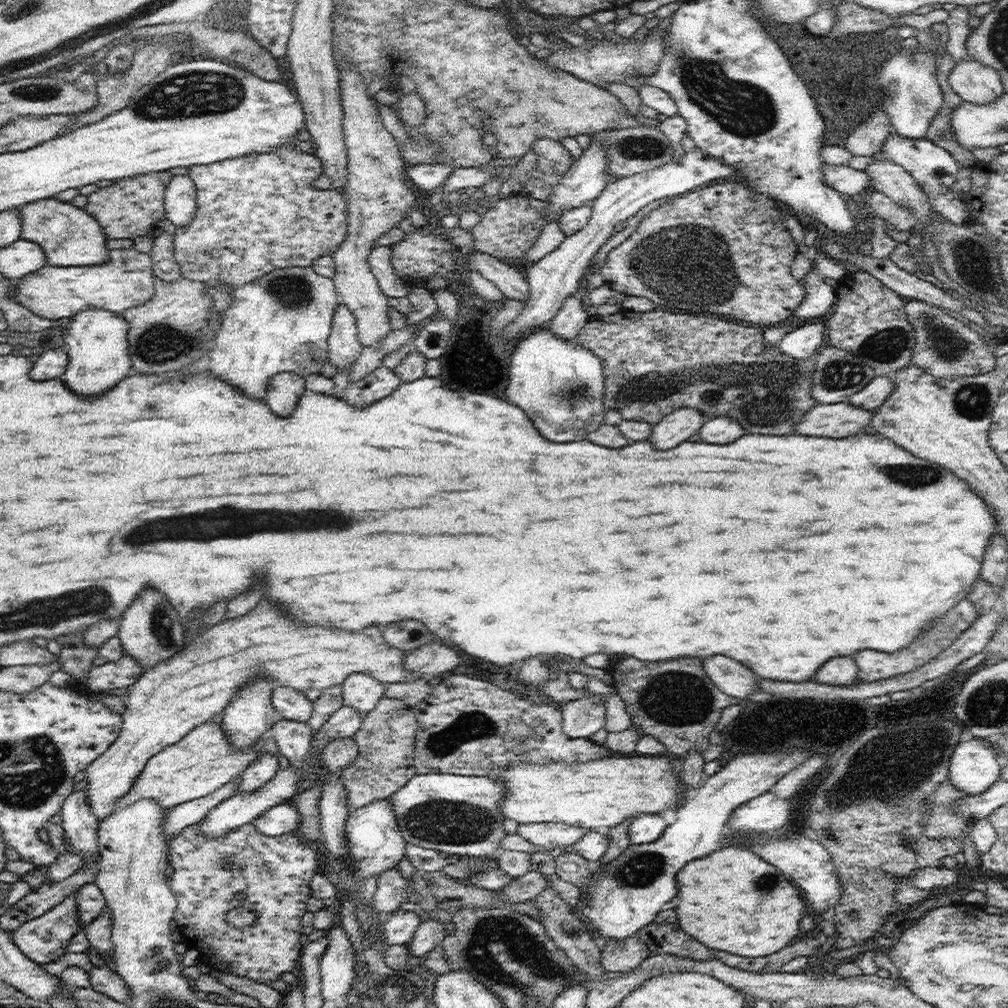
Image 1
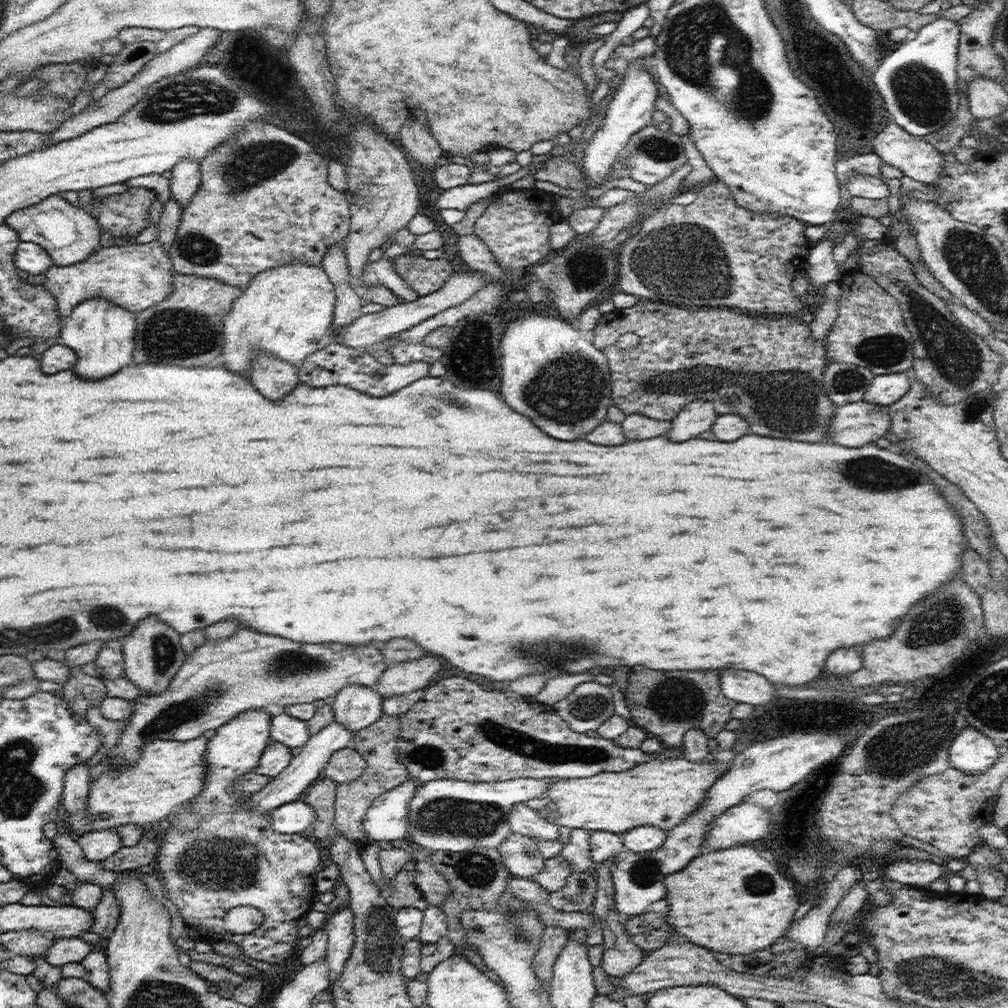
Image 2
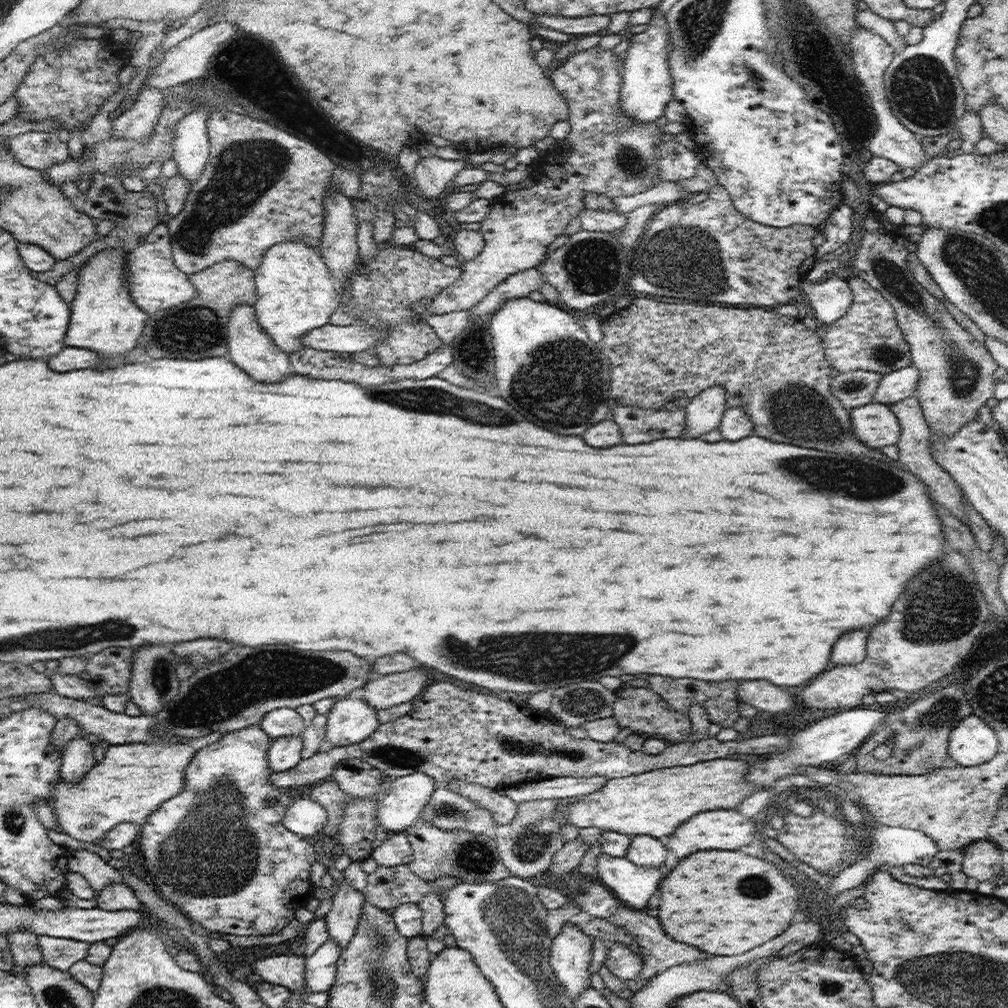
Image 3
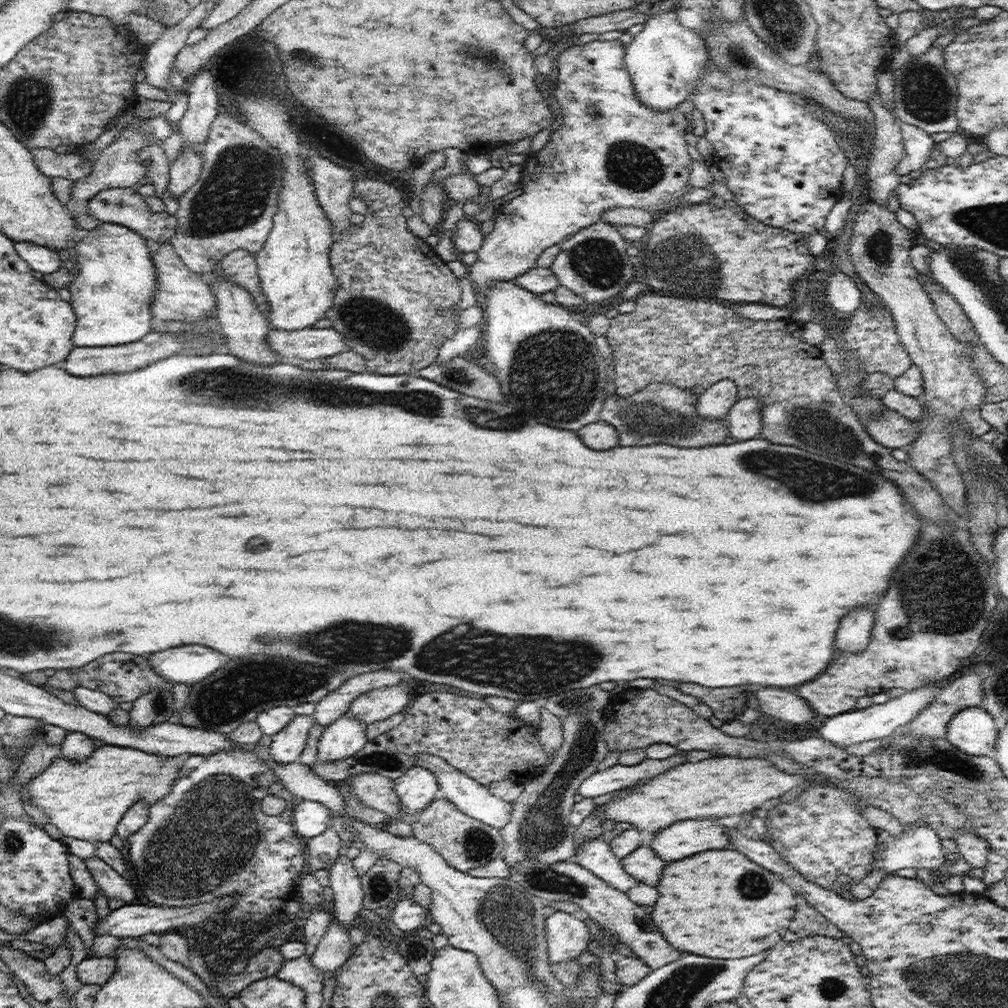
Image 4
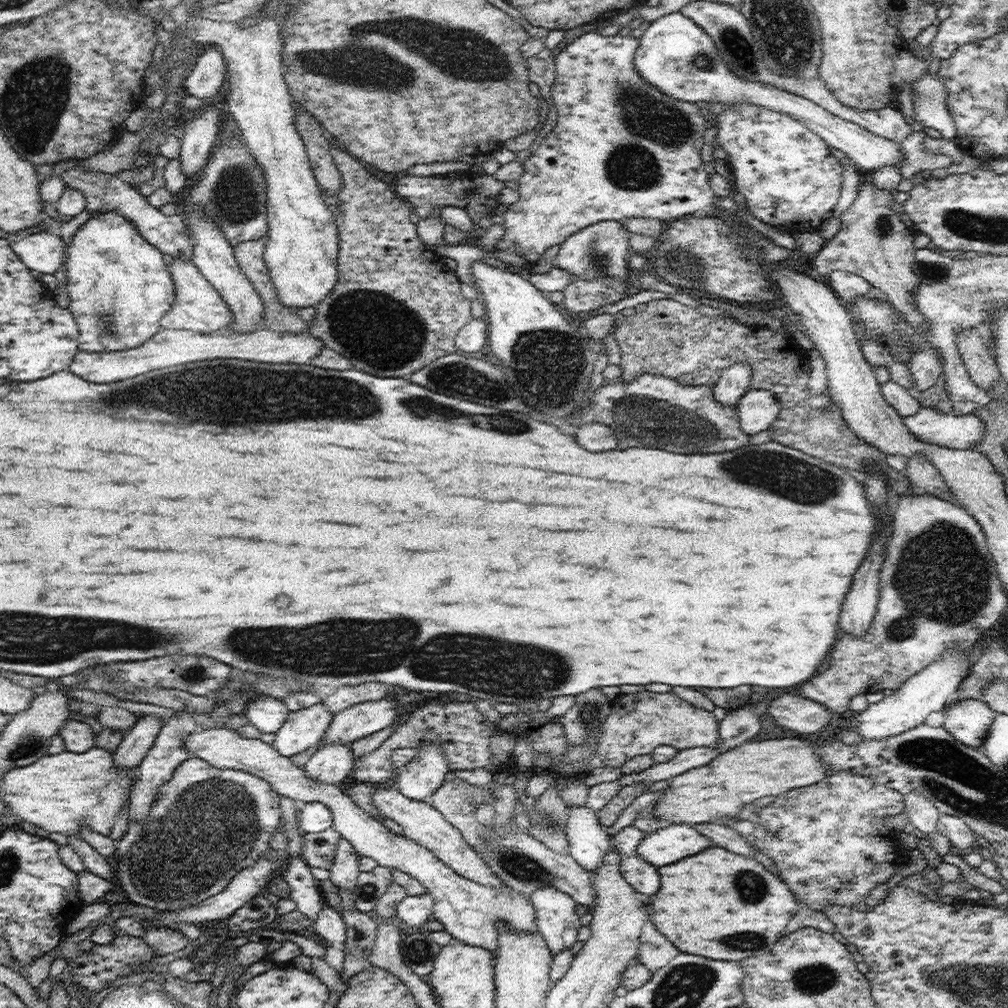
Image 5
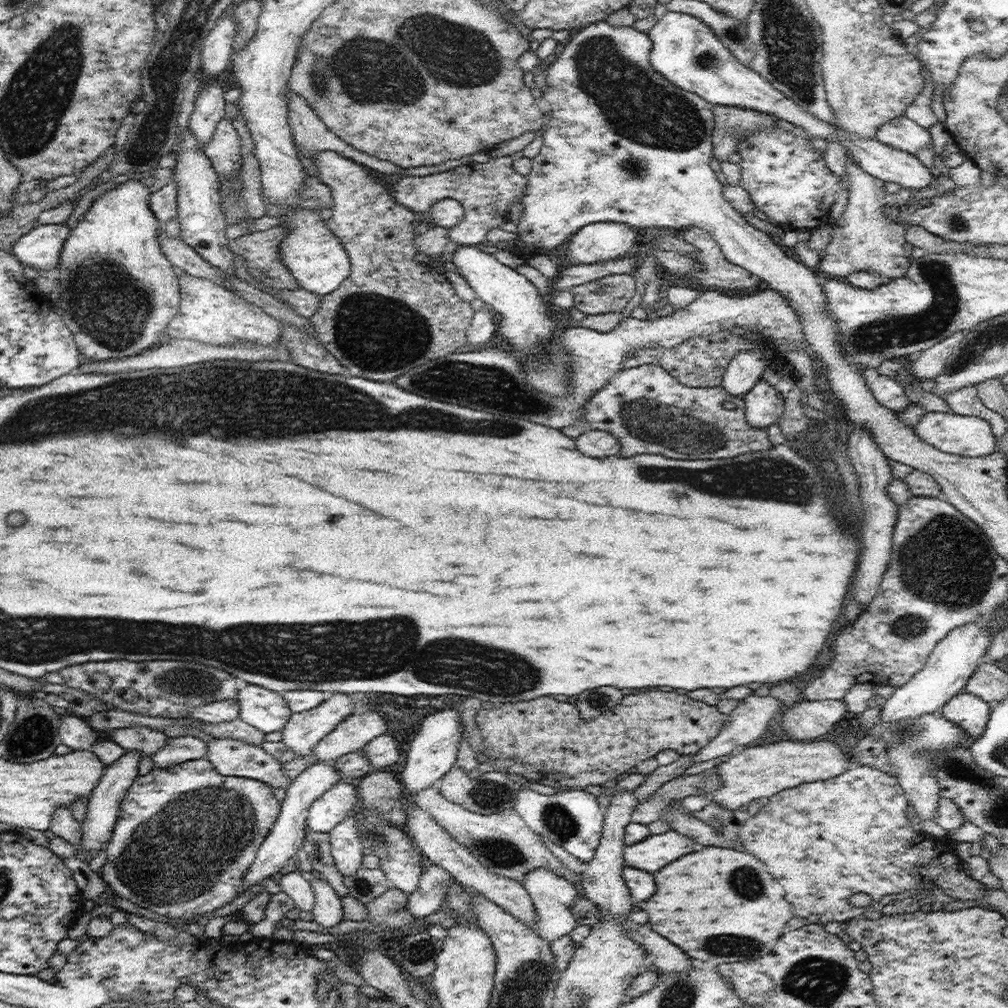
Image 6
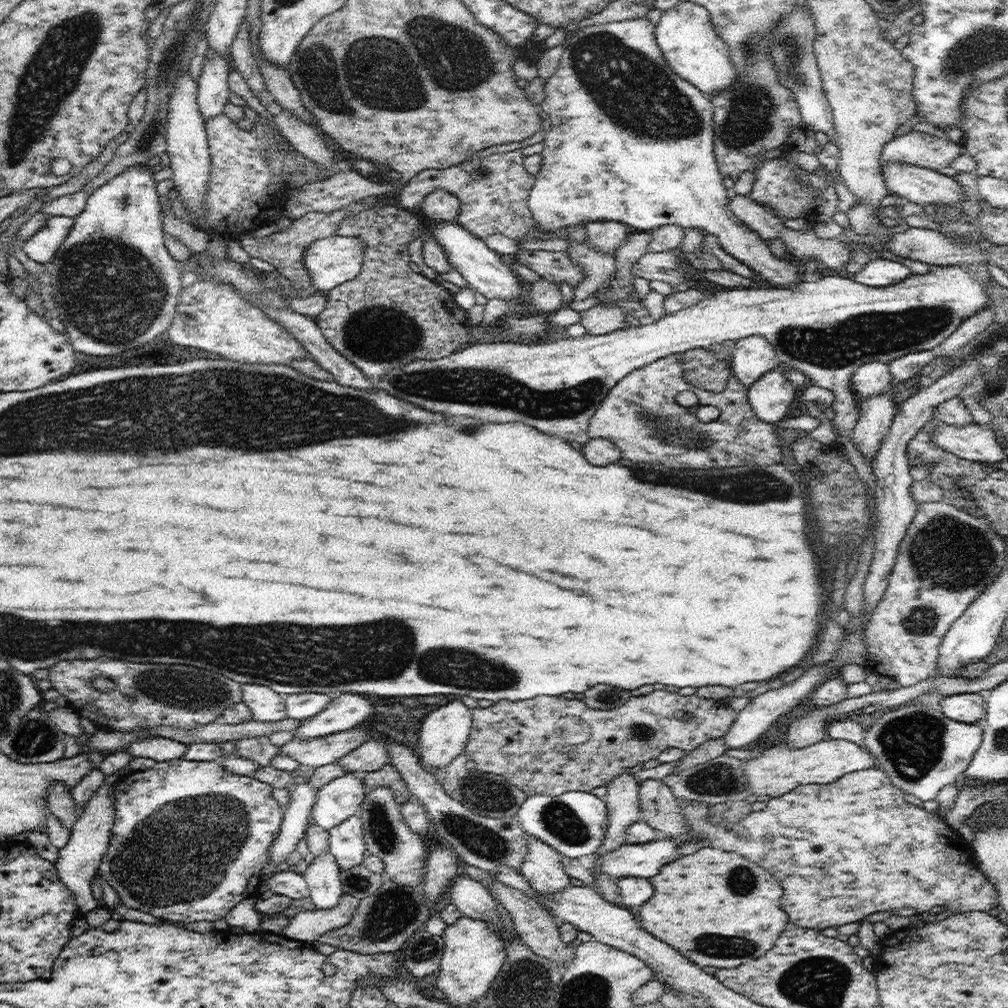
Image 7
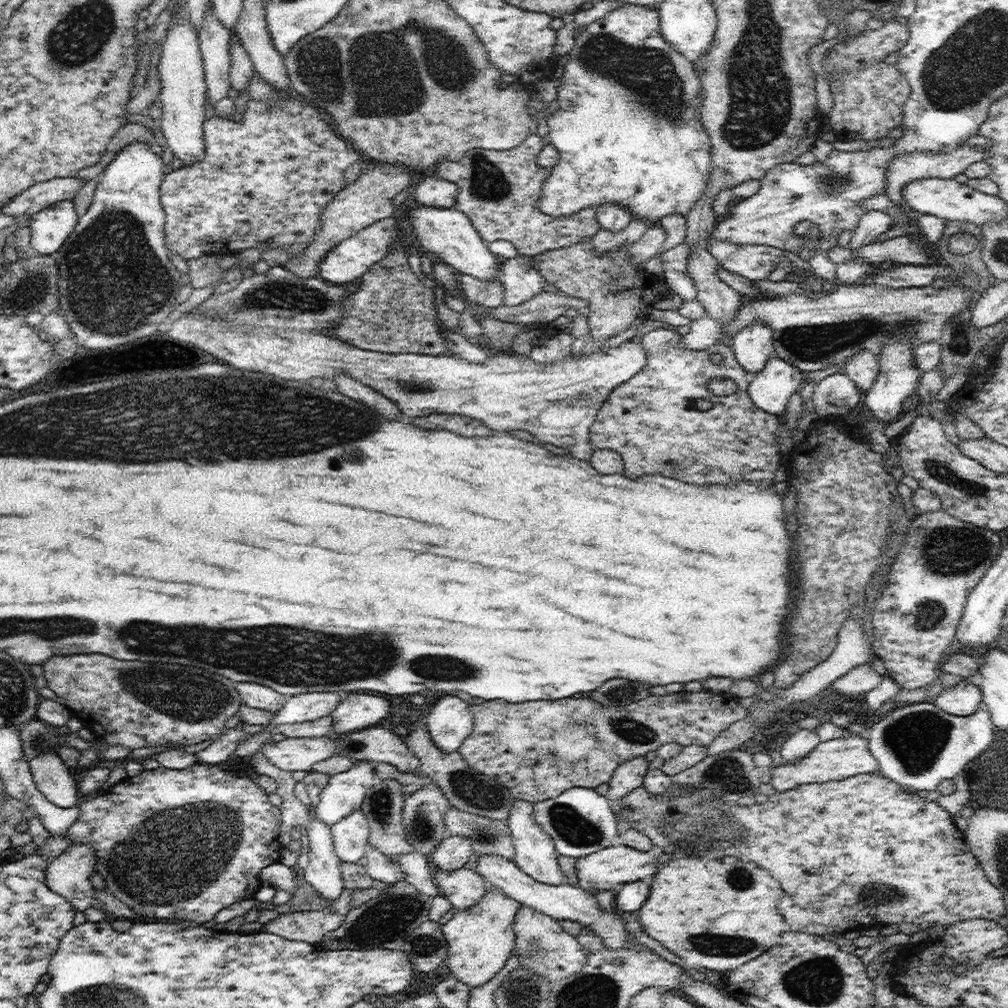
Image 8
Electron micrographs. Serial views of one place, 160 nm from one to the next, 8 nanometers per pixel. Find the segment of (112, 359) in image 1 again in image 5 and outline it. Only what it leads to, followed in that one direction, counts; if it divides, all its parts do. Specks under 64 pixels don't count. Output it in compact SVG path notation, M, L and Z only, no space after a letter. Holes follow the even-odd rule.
M118 211L96 215L80 226L66 247L64 266L70 300L68 309L79 330L79 350L118 352L136 348L162 329L160 320L175 303L174 281L163 252L149 243L134 223Z

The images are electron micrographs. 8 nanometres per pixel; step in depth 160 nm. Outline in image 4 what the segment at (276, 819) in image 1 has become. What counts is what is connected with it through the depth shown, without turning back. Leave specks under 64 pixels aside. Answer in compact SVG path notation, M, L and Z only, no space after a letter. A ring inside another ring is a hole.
M301 800L295 805L293 826L295 832L305 840L322 834L330 824L331 810L320 802Z

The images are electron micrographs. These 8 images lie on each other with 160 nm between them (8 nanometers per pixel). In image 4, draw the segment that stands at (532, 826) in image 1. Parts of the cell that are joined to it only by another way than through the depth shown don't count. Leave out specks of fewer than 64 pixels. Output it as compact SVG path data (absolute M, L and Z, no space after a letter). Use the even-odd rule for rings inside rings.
M421 754L415 764L418 764L418 767L430 770L436 776L439 789L442 790L444 796L451 803L454 803L464 814L479 820L484 825L490 825L499 830L510 822L513 809L512 803L492 795L487 786L476 782L476 780L463 774L460 770L454 768L454 766L450 766L441 756Z

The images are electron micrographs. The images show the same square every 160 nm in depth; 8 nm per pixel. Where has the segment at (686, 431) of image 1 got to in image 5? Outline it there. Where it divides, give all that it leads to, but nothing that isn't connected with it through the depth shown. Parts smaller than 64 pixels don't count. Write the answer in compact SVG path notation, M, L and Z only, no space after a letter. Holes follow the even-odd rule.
M734 363L725 368L718 382L713 387L713 393L718 402L734 406L744 396L751 385L753 368L748 363Z

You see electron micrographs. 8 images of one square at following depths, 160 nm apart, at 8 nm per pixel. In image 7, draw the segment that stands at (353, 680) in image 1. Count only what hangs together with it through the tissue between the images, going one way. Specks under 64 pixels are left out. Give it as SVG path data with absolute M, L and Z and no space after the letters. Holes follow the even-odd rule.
M307 783L297 784L290 792L281 829L271 846L269 868L286 861L296 849L296 844L305 836L306 827L311 820L311 810L315 803L317 790Z

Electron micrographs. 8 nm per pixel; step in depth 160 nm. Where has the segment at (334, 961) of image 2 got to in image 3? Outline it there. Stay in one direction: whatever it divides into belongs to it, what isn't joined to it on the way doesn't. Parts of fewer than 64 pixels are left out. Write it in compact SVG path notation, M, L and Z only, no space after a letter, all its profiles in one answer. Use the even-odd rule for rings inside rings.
M344 879L334 888L333 903L325 914L330 939L334 939L343 950L355 935L362 914L364 891L357 891L350 882Z

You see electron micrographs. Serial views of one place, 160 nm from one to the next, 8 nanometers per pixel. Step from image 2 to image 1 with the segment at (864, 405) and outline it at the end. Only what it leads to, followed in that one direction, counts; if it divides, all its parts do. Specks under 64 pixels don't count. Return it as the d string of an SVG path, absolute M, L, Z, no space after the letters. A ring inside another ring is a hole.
M849 402L817 403L806 413L804 422L798 424L798 432L804 436L848 438L864 432L864 428L870 426L874 413Z

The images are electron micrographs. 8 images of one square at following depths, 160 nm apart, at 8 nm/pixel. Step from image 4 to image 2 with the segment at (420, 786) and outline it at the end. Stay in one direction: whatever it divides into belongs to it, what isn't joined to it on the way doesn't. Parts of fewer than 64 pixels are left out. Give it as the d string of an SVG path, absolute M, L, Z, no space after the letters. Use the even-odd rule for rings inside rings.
M410 778L396 788L391 788L389 792L383 792L373 800L373 805L368 807L363 822L363 829L366 831L369 840L384 841L388 845L392 840L408 838L409 804L418 786L420 786L420 782Z

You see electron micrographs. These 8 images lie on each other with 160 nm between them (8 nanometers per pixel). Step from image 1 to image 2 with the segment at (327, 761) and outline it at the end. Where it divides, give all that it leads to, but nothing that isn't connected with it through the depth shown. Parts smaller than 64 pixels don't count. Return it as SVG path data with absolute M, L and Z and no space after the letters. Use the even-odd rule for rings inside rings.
M350 744L346 748L335 752L324 768L324 774L337 782L352 782L366 771L366 761Z

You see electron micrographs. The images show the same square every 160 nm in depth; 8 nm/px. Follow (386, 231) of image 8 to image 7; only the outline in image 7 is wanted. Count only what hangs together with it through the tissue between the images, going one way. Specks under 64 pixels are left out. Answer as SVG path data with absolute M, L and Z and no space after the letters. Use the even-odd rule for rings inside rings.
M336 234L315 240L306 249L304 264L316 290L326 293L356 278L364 257L361 238Z

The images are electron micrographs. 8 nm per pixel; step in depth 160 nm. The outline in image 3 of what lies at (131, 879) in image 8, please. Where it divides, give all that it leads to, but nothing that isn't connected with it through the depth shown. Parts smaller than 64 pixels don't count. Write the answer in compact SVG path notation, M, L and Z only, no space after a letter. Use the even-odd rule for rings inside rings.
M253 724L234 732L226 732L226 735L219 741L199 749L192 757L190 764L188 764L186 772L184 772L184 788L176 796L161 804L140 827L140 848L142 856L144 856L144 862L148 866L152 882L162 892L166 901L169 901L181 912L190 916L191 920L200 922L201 926L208 931L236 935L274 934L282 930L290 922L294 922L295 910L300 907L306 907L308 900L314 896L316 886L312 884L310 871L317 859L318 848L316 841L290 832L290 829L287 829L283 823L287 808L295 800L290 797L288 789L274 786L269 779L273 773L268 768L267 752L270 744L270 736L262 730L261 725ZM266 798L276 798L278 806L274 806L274 808L266 806Z

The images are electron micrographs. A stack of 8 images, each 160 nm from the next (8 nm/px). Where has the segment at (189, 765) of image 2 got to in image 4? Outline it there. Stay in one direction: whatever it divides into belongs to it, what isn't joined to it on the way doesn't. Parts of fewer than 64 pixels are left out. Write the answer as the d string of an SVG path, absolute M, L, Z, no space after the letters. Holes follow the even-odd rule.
M103 745L95 748L84 762L72 762L62 756L52 760L52 764L33 778L28 784L29 800L44 811L50 822L57 826L63 836L72 836L80 840L109 842L117 834L117 826L127 808L137 800L144 799L149 806L170 792L171 784L178 778L180 765L174 756L162 756L144 752L134 747Z

